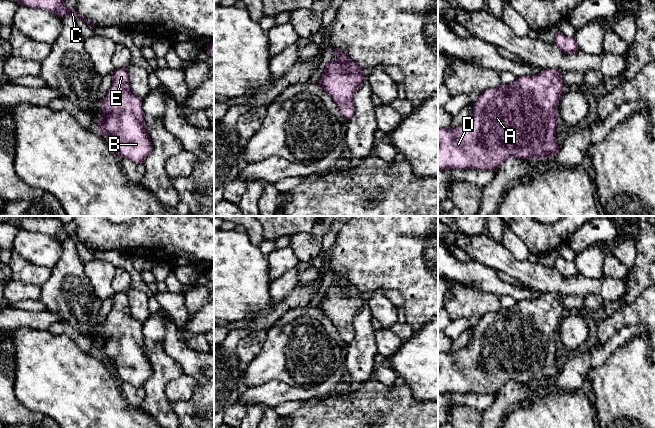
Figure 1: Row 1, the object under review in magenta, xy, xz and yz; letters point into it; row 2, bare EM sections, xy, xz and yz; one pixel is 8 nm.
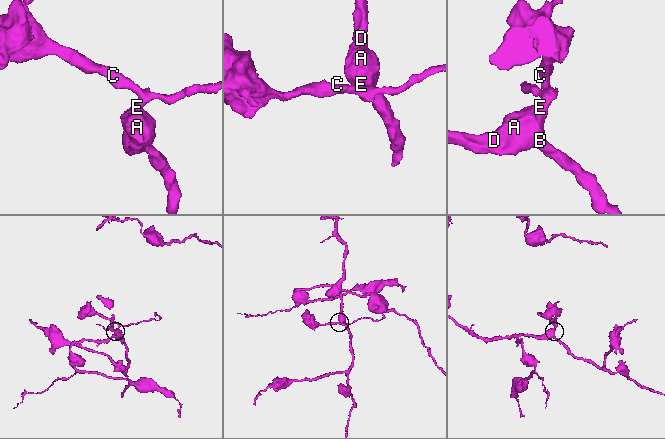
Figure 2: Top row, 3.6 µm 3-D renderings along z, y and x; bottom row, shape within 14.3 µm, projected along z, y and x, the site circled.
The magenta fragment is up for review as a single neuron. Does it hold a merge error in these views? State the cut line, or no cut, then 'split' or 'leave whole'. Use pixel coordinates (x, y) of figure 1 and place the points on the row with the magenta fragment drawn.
cut none; leave whole

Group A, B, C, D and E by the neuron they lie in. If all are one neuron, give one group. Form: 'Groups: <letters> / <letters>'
Groups: A B C D E

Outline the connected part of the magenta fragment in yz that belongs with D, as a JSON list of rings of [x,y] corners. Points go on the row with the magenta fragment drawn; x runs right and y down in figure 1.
[[[545,69],[538,75],[517,77],[511,85],[502,84],[485,90],[464,123],[455,129],[438,129],[438,170],[476,169],[496,172],[509,157],[542,160],[555,156],[560,149],[556,140],[557,106],[566,89],[561,80],[562,73]]]

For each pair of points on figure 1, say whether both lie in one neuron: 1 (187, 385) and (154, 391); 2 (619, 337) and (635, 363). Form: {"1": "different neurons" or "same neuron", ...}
{"1": "different neurons", "2": "different neurons"}

